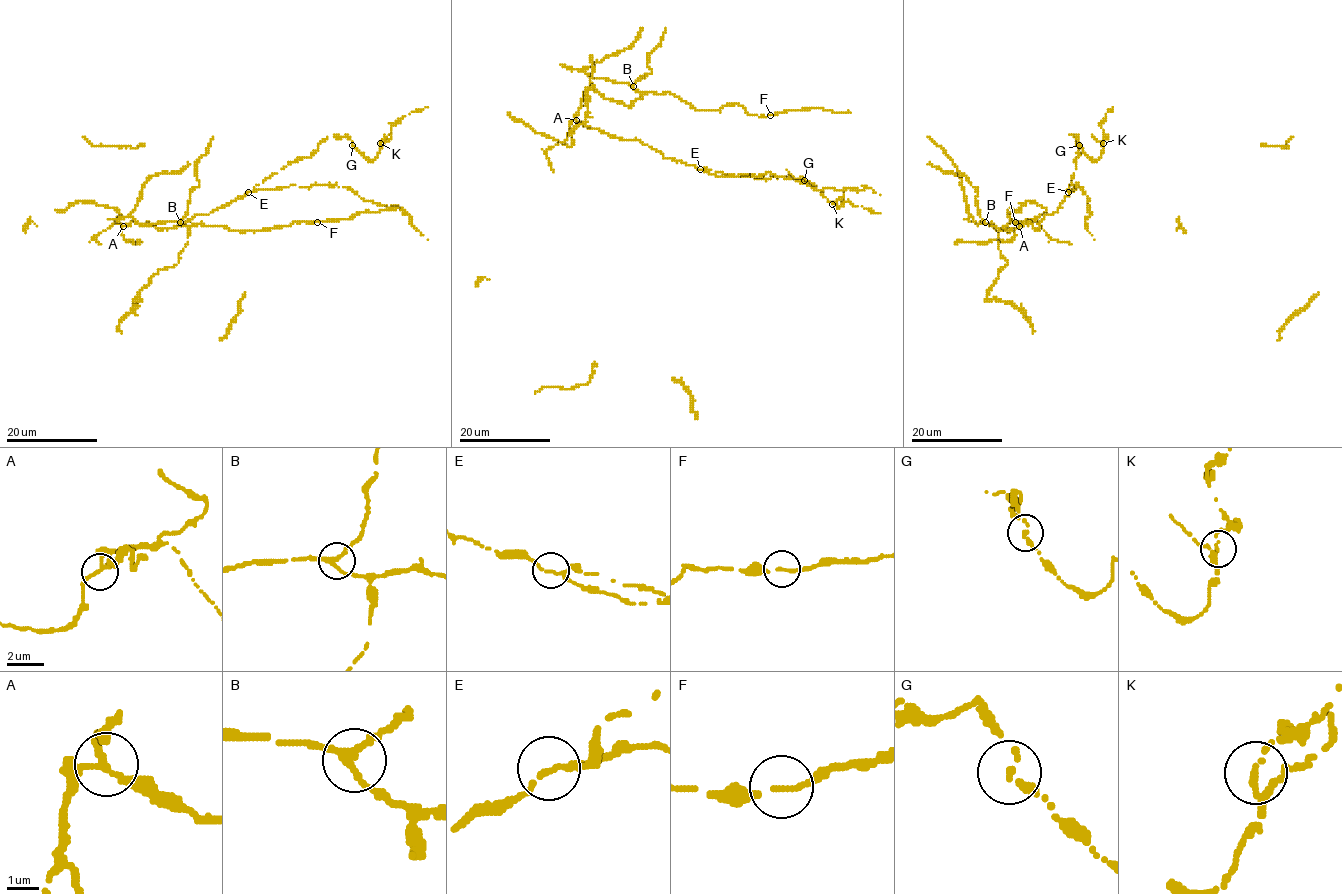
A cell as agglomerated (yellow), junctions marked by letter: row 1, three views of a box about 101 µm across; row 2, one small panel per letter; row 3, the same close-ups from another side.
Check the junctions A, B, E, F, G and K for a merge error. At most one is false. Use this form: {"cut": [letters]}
{"cut": []}

